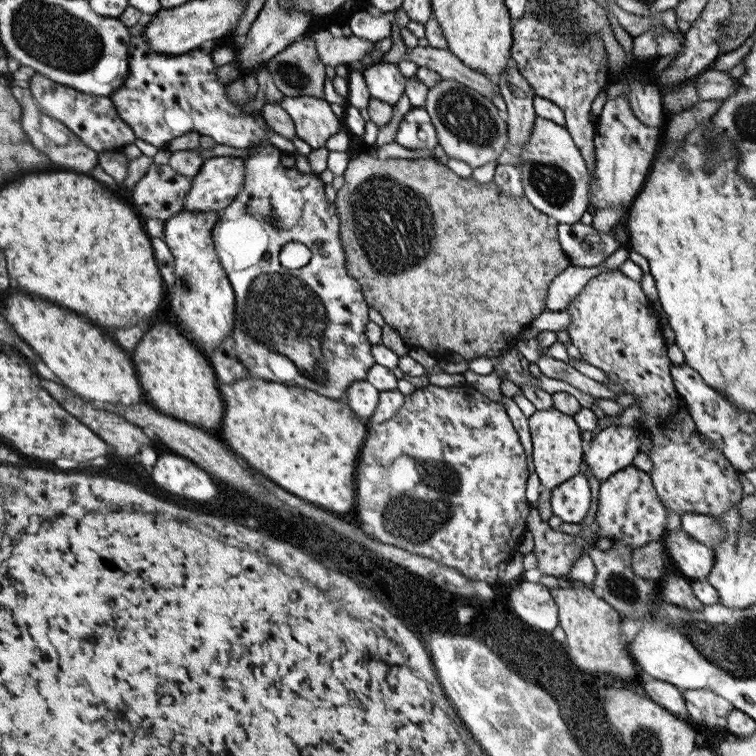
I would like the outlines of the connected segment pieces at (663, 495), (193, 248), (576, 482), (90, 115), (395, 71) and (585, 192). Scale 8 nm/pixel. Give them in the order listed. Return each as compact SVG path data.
M618 269L602 271L583 286L567 311L572 317L567 331L571 343L581 352L582 359L601 368L610 382L623 386L624 394L634 395L639 403L633 406L645 411L646 418L640 425L653 442L652 450L647 453L653 463L649 475L662 504L680 516L687 512L721 515L728 507L739 504L744 496L743 486L737 477L739 471L718 448L710 449L700 439L699 435L702 434L698 432L688 406L672 382L670 367L673 363L666 355L668 346L662 336L663 322L656 316L650 299L644 295L641 283L626 277Z
M182 209L165 220L164 242L175 258L173 312L186 328L186 338L194 345L208 344L204 352L213 349L233 333L235 294L224 267L220 264L211 230L218 222L219 212L193 213Z
M583 472L575 474L551 490L552 512L560 516L567 529L582 523L588 516L590 504L592 504L592 490Z
M35 73L29 80L36 104L44 114L63 122L81 141L97 153L104 151L121 151L126 145L134 144L136 135L115 109L110 97L94 96L82 91L58 84L50 78Z
M380 62L362 72L372 97L395 106L405 92L407 79L396 63Z
M536 117L527 145L520 151L521 183L526 199L542 214L564 224L587 219L590 171L571 134L559 124Z

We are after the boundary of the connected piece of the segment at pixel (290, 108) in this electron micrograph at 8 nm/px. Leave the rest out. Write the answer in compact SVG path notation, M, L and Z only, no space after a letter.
M285 96L279 102L294 121L296 135L313 149L324 148L327 140L343 129L330 103L313 96Z

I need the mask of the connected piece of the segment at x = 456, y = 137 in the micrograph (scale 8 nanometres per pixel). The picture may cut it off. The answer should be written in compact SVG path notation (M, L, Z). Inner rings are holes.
M442 79L435 87L430 88L423 107L430 115L438 142L449 158L462 160L462 162L466 162L473 169L484 166L488 162L495 162L496 165L499 164L496 161L496 157L502 150L508 148L510 135L508 135L507 121L501 118L502 113L498 111L498 108L492 103L491 99L457 80Z

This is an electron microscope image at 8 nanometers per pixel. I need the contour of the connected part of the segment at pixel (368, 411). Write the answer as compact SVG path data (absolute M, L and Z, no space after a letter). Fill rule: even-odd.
M367 380L356 381L349 385L345 401L356 413L356 416L368 425L379 401L379 391Z

